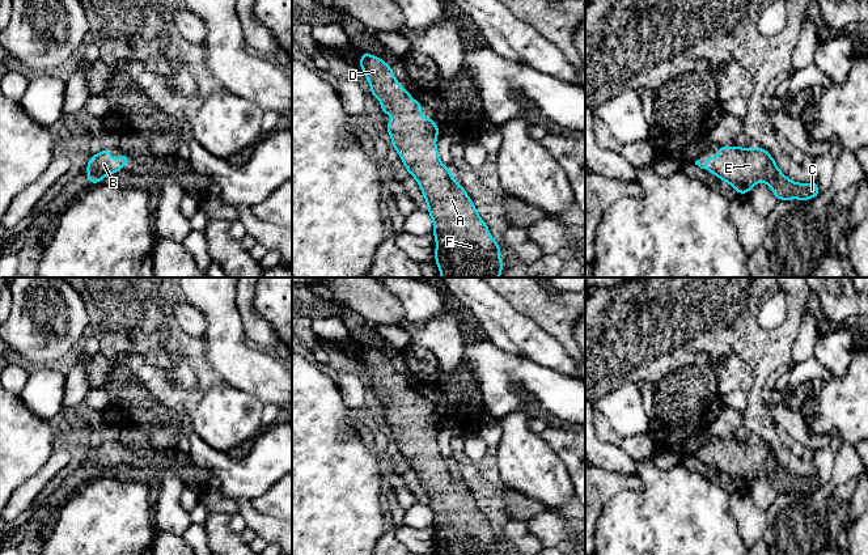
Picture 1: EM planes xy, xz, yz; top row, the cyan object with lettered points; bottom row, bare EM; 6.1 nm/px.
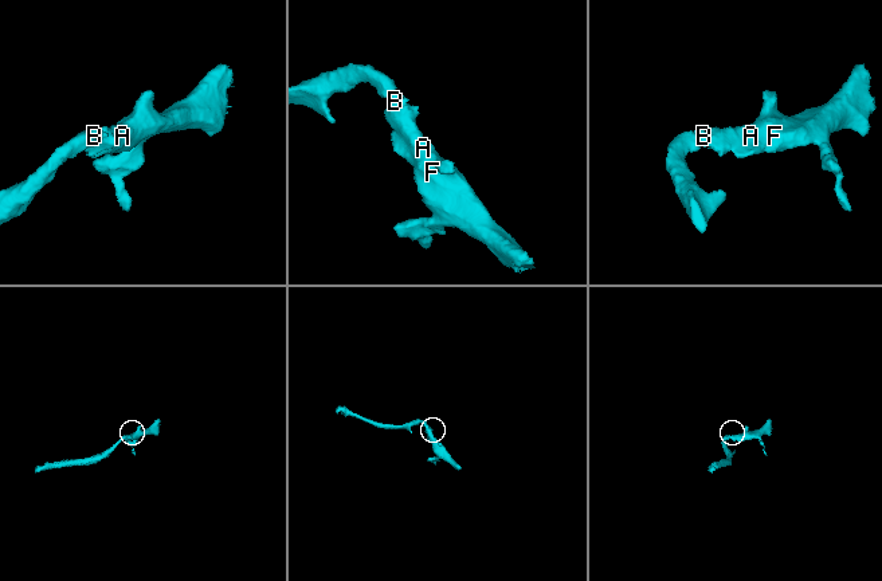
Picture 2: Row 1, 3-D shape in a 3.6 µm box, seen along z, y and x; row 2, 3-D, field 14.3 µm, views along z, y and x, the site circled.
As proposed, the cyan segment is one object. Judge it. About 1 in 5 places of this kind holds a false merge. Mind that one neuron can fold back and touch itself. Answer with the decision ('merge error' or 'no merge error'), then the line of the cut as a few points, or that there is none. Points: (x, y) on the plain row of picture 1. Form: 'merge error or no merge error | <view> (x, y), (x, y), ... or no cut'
no merge error | no cut

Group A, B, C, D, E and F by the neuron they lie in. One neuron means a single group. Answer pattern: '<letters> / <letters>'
A B C D E F

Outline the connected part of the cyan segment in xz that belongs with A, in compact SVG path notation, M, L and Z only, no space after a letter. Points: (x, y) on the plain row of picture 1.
M361 346L359 360L367 369L372 389L381 395L381 406L394 408L385 419L391 429L391 440L398 445L408 467L416 473L428 497L427 505L433 512L436 533L435 555L501 555L501 538L491 530L487 517L479 510L466 483L440 454L436 432L441 421L432 411L419 407L423 402L422 395L399 378L391 360L382 352Z

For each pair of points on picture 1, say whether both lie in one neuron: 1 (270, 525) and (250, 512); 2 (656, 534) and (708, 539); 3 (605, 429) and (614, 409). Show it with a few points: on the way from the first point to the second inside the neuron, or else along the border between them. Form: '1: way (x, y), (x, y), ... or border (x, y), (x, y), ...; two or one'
1: way (265, 525), (255, 517); one
2: way (669, 536), (695, 539); one
3: border (598, 410), (617, 432), (623, 436), (635, 436); two

